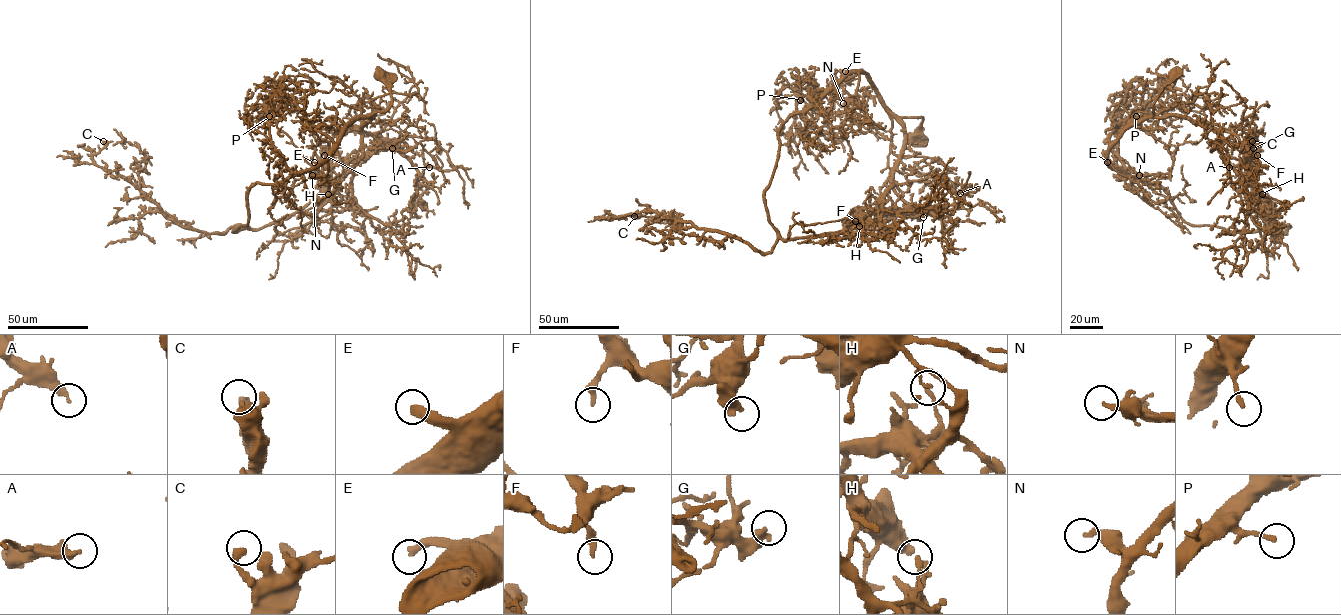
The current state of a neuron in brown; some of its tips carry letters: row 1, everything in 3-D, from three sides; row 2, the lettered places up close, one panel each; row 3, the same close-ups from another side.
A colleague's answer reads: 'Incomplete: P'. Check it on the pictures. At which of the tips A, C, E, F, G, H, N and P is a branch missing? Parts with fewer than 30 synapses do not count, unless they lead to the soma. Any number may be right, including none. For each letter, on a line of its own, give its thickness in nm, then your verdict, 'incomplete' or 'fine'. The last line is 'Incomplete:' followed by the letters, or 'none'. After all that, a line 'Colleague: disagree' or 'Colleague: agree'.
A: calibre 280 nm; fine
C: calibre 340 nm; fine
E: calibre 400 nm; incomplete
F: calibre 280 nm; fine
G: calibre 440 nm; fine
H: calibre 180 nm; fine
N: calibre 240 nm; fine
P: calibre 200 nm; incomplete
Incomplete: E, P
Colleague: disagree

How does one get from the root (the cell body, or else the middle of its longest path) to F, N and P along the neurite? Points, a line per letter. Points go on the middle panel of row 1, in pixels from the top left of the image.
F: (910, 138), (923, 117), (901, 119), (903, 149), (887, 192), (892, 207), (855, 221)
N: (910, 138), (914, 140), (923, 117), (895, 115), (864, 72), (859, 73), (855, 95), (843, 103)
P: (910, 138), (914, 140), (923, 117), (895, 115), (860, 71), (850, 71), (826, 89), (803, 82), (800, 100)

